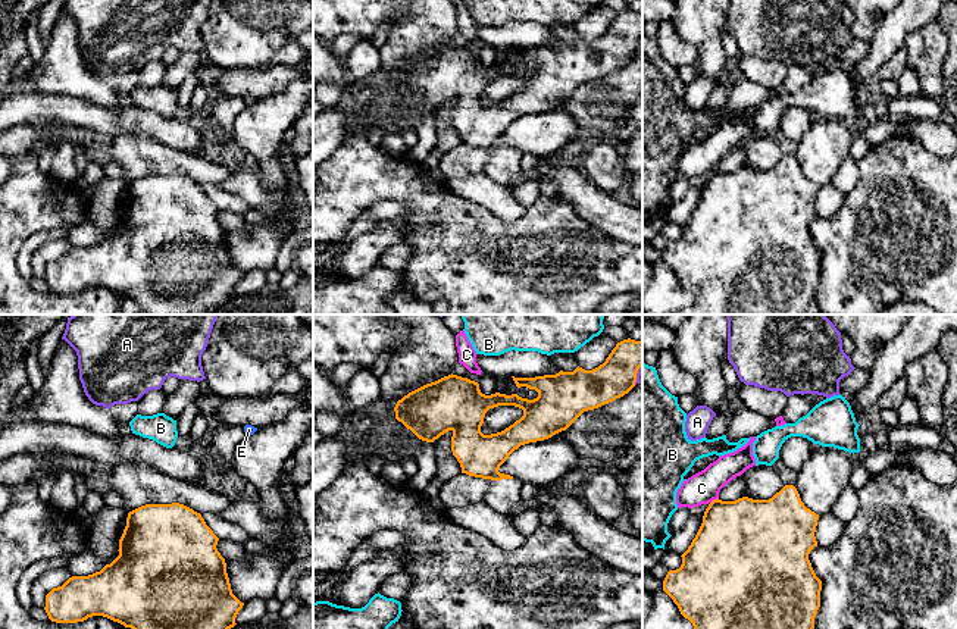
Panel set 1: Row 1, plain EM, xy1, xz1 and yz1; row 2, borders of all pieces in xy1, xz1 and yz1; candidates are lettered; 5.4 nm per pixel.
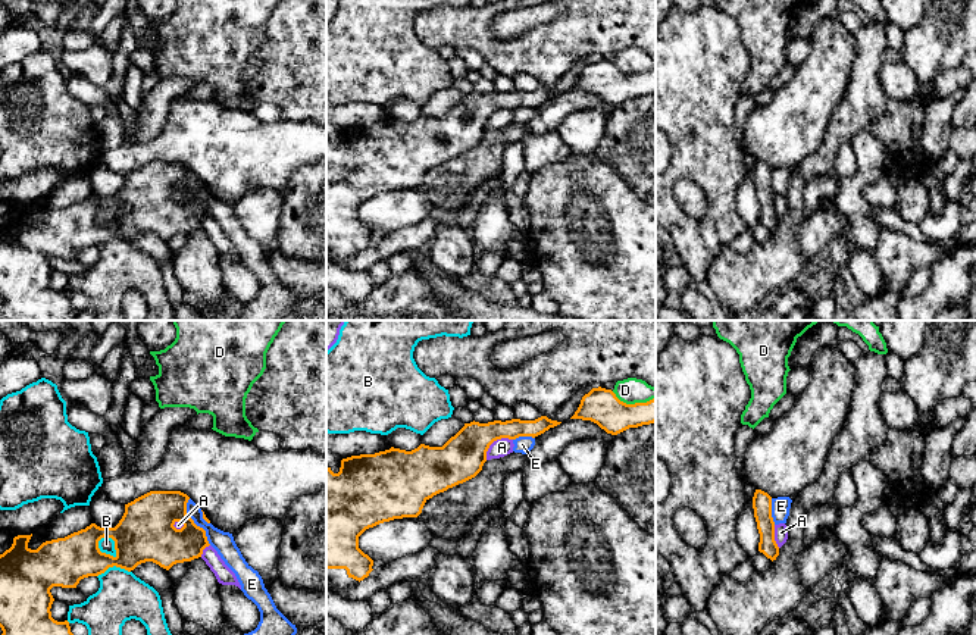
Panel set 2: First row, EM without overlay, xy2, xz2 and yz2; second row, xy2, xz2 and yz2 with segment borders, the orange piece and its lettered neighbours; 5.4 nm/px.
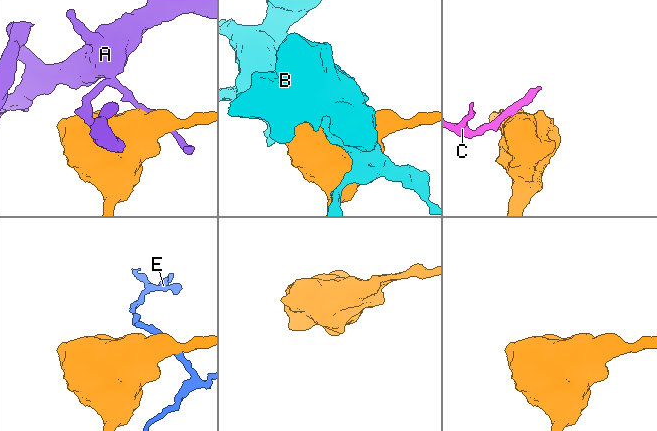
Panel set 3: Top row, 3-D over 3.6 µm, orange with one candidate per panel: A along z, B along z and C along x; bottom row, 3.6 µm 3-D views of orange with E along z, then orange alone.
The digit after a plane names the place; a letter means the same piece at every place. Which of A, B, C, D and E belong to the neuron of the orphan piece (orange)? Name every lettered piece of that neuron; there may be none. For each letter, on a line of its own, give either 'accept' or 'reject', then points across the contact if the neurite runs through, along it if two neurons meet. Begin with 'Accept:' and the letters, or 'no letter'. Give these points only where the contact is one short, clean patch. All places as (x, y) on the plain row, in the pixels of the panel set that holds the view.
Accept: no letter
A: reject
B: reject
C: reject; border along yz1 (718, 168), (710, 174)
D: reject; border along xz2 (612, 62), (626, 74), (646, 74), (654, 69)
E: reject; border along xy2 (188, 169), (187, 185), (205, 202), (206, 210), (210, 215)

